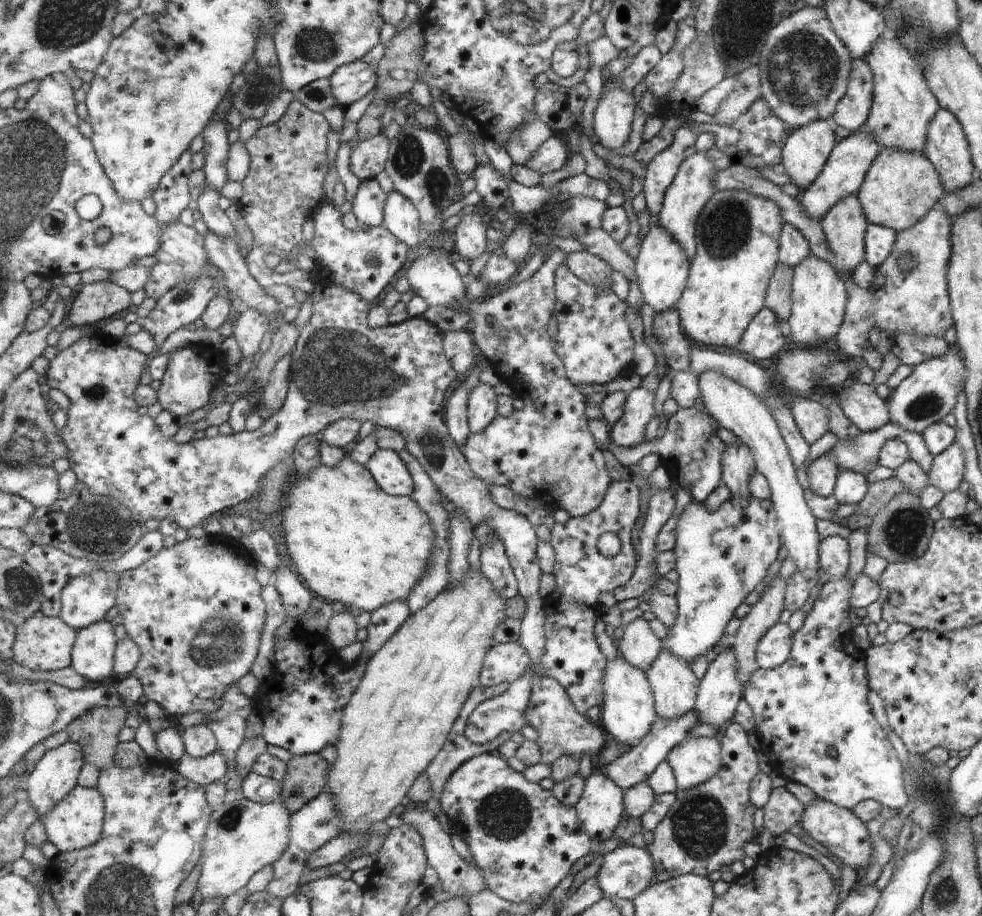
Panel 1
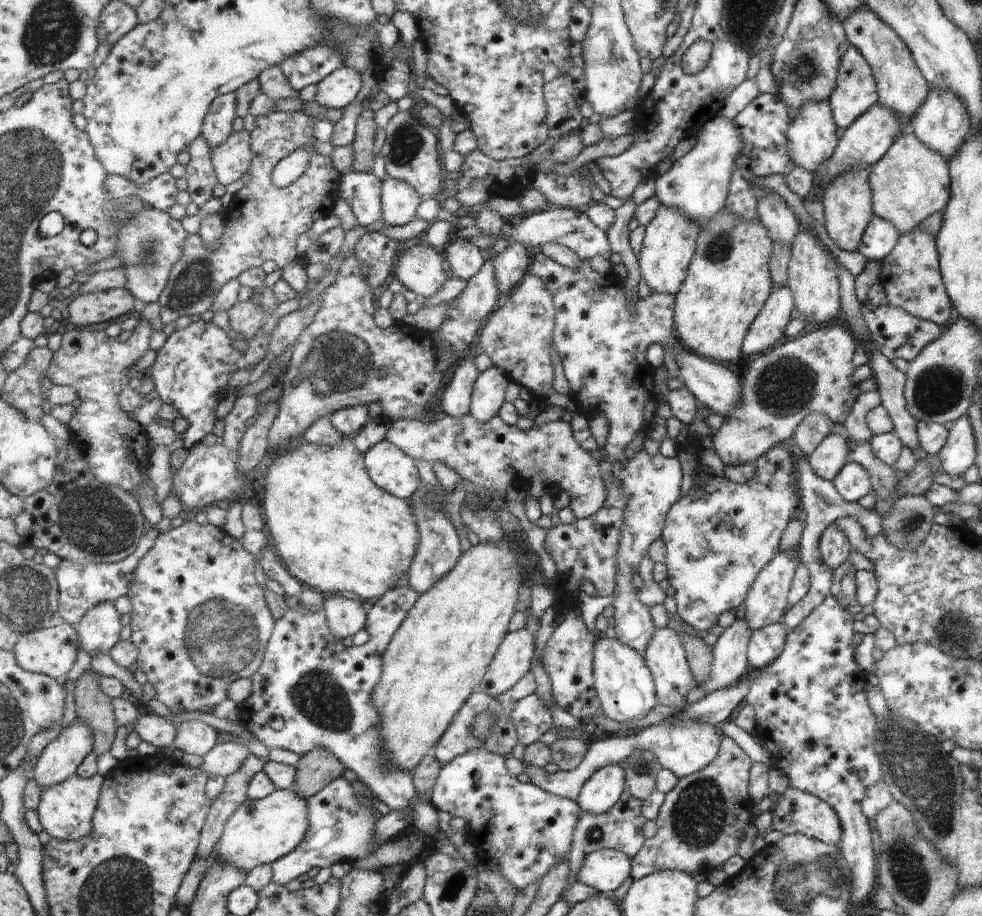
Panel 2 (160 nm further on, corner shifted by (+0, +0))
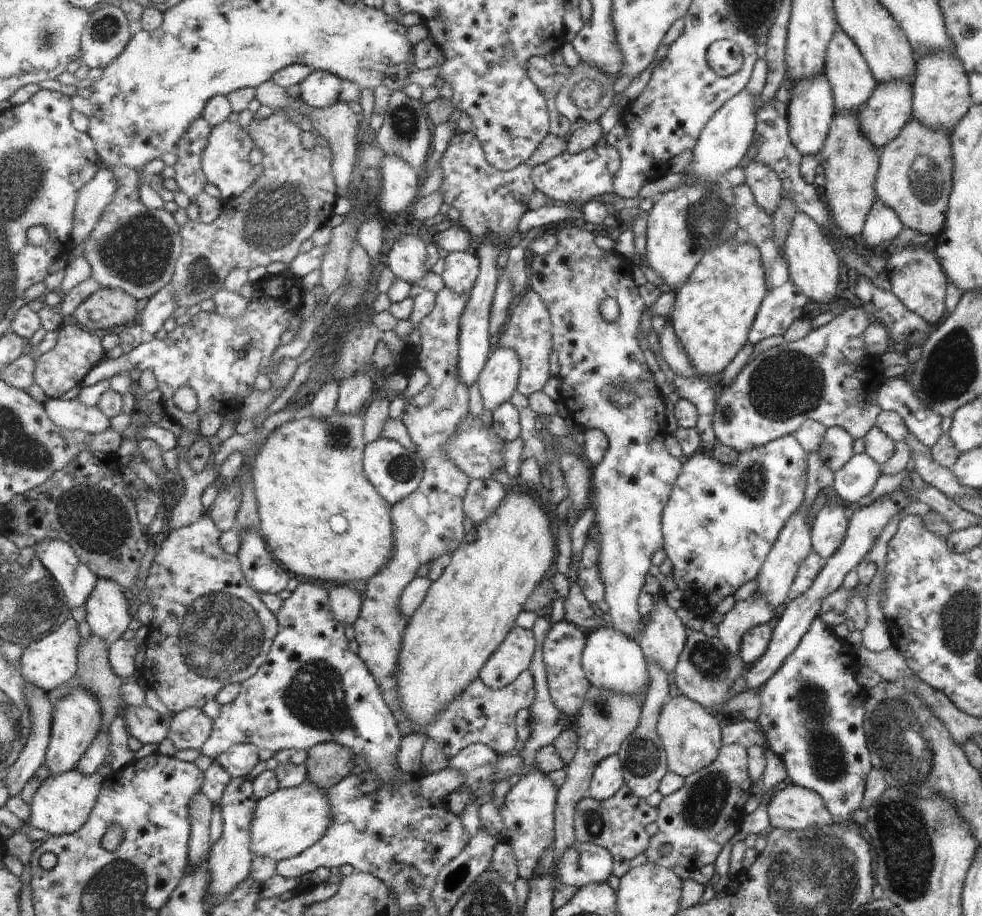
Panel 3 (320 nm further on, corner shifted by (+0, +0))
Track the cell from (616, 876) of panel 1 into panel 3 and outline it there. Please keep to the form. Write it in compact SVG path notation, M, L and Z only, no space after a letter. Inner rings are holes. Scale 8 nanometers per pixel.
M576 840L554 867L564 885L580 889L588 884L606 883L613 874L613 858L608 848Z

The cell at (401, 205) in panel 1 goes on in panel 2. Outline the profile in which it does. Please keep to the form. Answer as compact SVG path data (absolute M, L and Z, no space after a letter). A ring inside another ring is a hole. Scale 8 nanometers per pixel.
M389 176L382 183L383 220L391 226L409 224L422 198L412 184Z

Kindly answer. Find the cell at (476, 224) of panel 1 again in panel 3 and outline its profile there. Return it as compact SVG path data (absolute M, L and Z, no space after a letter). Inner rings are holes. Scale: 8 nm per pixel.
M475 250L455 251L445 257L443 279L445 288L464 295L471 292L480 276L480 256Z

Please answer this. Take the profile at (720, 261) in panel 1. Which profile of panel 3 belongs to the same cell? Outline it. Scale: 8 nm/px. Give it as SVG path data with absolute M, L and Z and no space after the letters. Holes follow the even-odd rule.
M731 238L727 243L709 248L689 280L677 289L676 301L668 321L674 326L676 335L685 347L691 364L696 368L696 374L700 375L702 379L706 379L711 374L721 372L733 360L733 356L739 352L739 348L747 342L745 338L747 338L749 326L765 296L765 283L759 253L753 245L737 244Z

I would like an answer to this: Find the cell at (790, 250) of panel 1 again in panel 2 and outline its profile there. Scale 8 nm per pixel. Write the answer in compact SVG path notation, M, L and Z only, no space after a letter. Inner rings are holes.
M773 191L758 196L756 201L757 220L768 229L772 241L779 241L790 248L798 222L786 202Z

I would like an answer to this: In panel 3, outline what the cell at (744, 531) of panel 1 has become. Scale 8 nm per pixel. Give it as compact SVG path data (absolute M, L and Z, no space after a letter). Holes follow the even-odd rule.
M785 435L763 446L737 453L735 460L730 463L720 463L713 457L710 457L708 452L704 450L698 450L692 456L683 460L684 467L664 510L664 549L672 564L672 578L677 588L683 592L683 598L689 607L706 609L708 604L717 604L722 598L727 598L729 595L733 596L733 593L741 584L758 576L760 568L767 560L768 552L772 550L777 534L783 528L789 515L797 510L797 507L803 500L806 478L806 455L807 453L801 448L801 445L795 440L793 435Z

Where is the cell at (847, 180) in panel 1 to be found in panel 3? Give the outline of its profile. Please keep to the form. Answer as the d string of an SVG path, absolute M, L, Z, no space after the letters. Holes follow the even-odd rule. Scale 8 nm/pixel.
M881 81L876 83L871 96L856 108L860 120L860 129L876 150L880 150L884 144L894 139L905 126L912 114L911 101L912 90L905 81Z

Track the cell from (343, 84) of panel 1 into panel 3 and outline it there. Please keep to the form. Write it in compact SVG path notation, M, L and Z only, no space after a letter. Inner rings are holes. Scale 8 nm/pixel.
M313 71L300 84L300 97L315 109L325 109L338 101L341 77L327 71Z

